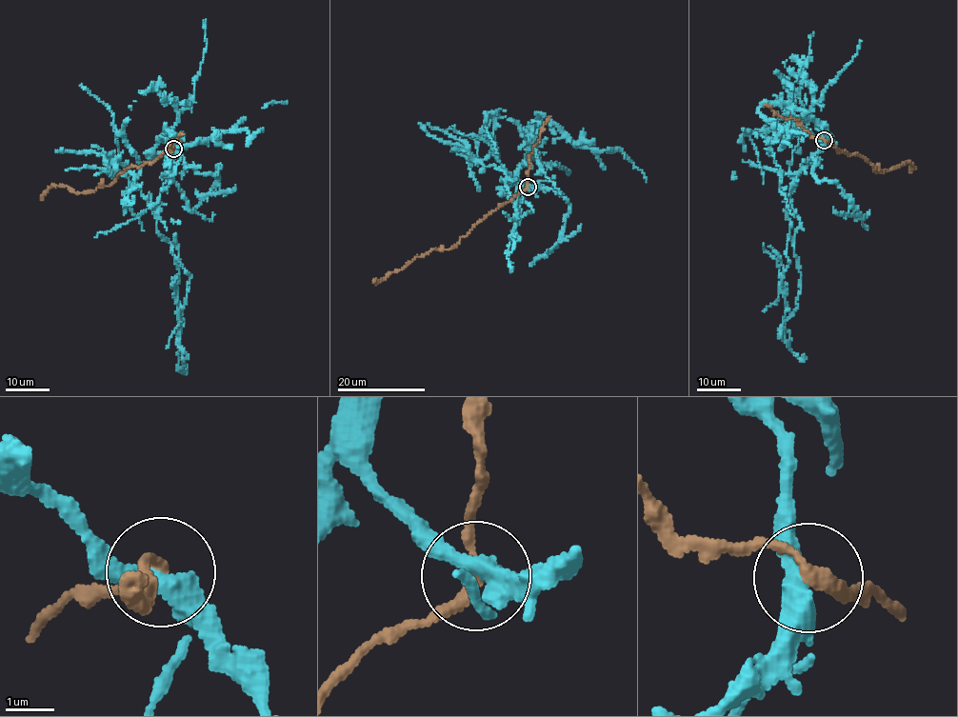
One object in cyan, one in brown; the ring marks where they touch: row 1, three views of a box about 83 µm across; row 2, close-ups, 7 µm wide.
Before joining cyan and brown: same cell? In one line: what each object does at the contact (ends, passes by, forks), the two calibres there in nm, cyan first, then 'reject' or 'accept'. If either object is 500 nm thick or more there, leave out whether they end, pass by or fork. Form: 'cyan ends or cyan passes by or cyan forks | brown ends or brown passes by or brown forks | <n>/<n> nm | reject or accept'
cyan passes by | brown passes by | 400/240 nm | reject

